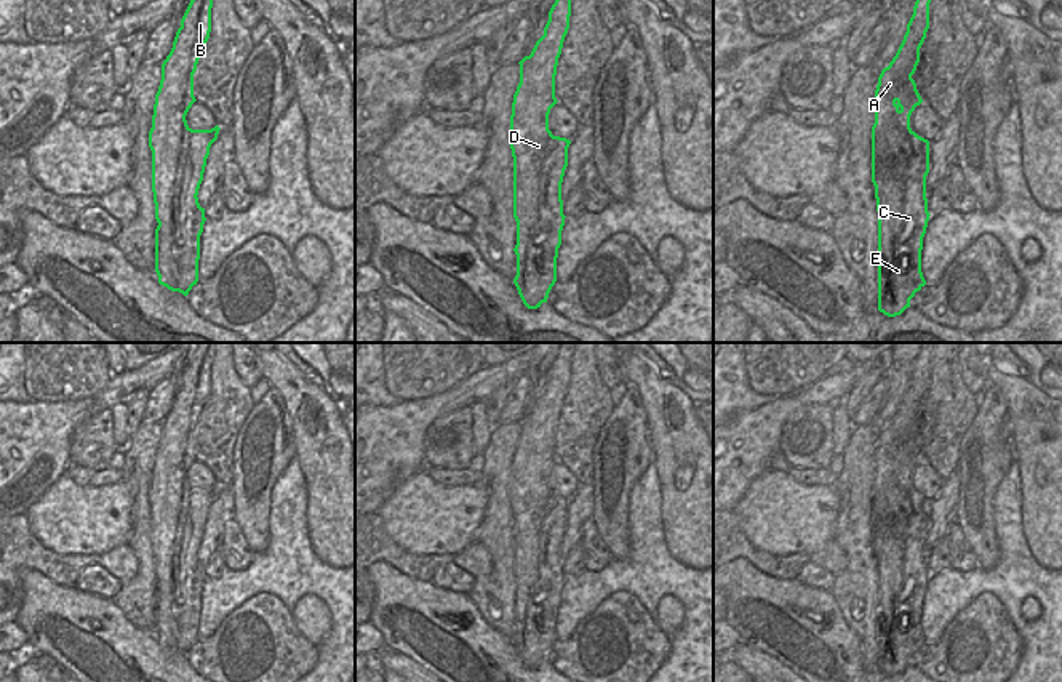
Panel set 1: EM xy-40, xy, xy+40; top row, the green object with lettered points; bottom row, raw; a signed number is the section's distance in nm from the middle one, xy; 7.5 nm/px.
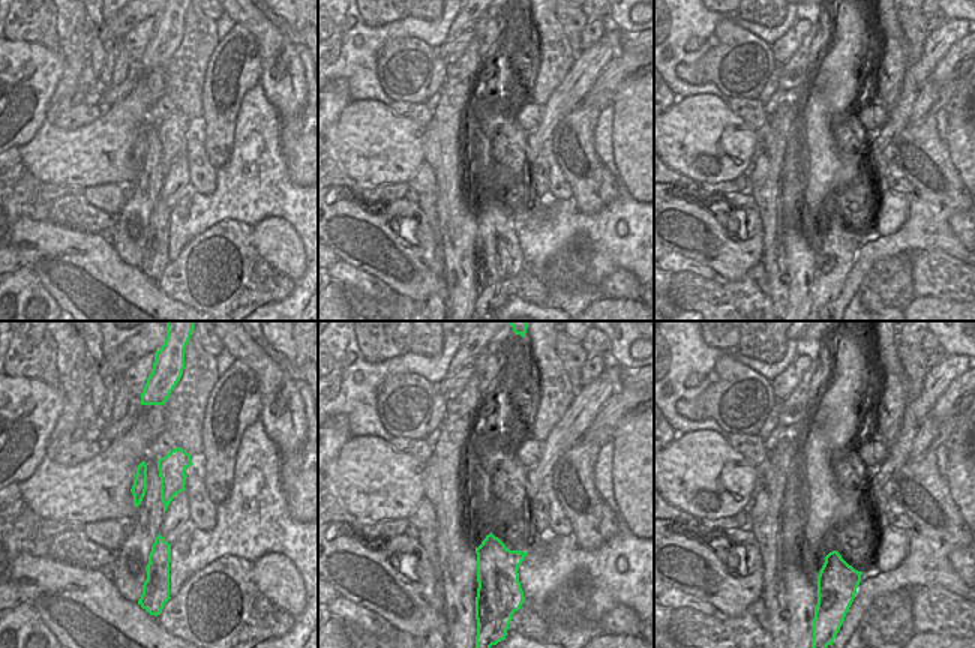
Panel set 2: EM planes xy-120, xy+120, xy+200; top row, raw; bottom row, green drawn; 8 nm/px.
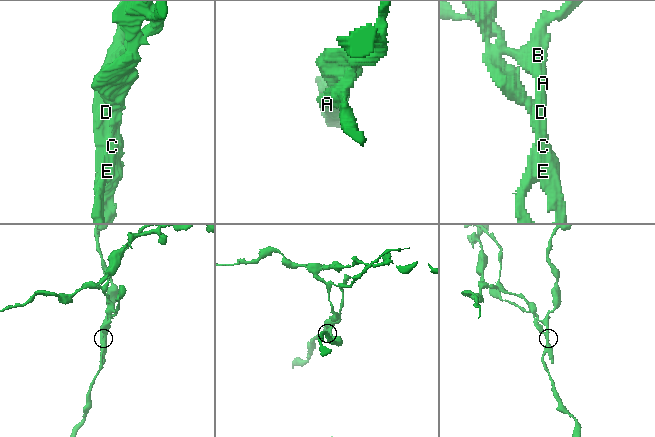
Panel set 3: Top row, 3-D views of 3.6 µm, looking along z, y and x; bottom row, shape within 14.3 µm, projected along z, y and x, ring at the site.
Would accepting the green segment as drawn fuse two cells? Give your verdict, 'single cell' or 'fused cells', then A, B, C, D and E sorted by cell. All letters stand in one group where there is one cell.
fused cells; groups A B D / C E

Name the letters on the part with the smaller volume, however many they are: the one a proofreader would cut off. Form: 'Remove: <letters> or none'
Remove: A, B, D

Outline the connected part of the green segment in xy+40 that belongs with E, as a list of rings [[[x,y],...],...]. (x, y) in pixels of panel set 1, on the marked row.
[[[912,131],[910,142],[913,155],[907,162],[907,173],[902,181],[902,210],[897,213],[897,226],[902,231],[889,243],[892,258],[884,259],[889,293],[905,298],[900,312],[910,307],[910,299],[926,285],[921,272],[921,250],[931,216],[926,199],[929,141]]]

